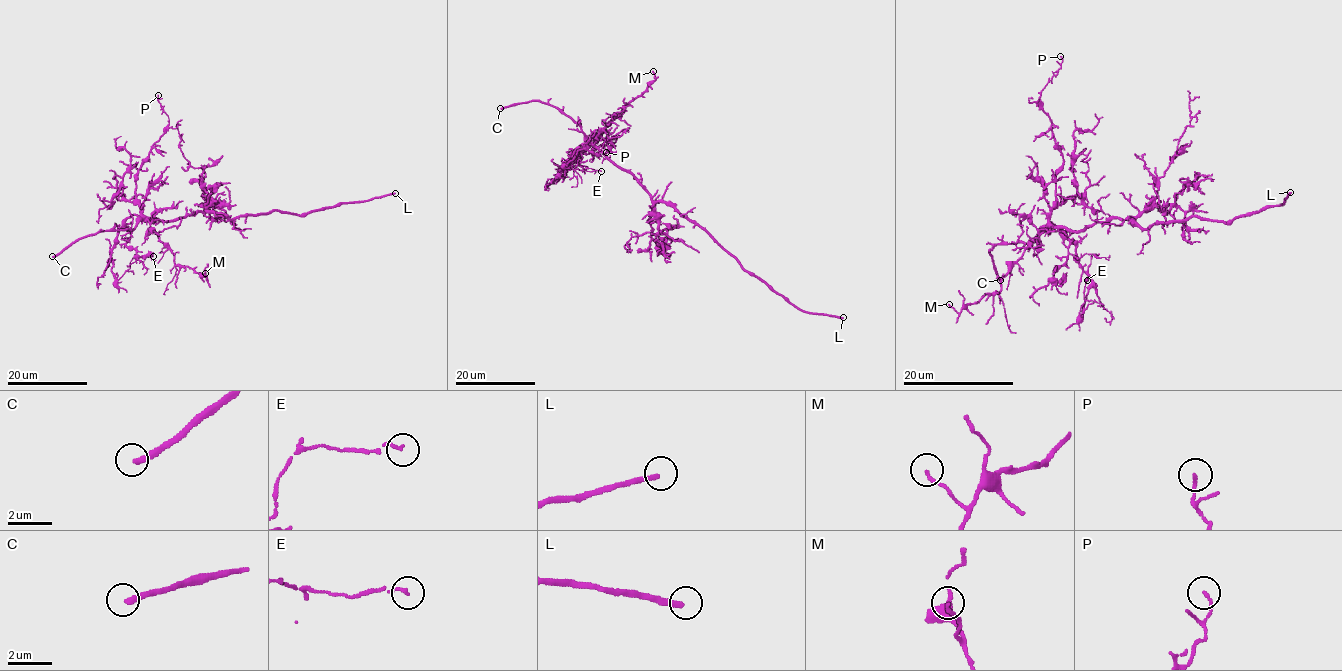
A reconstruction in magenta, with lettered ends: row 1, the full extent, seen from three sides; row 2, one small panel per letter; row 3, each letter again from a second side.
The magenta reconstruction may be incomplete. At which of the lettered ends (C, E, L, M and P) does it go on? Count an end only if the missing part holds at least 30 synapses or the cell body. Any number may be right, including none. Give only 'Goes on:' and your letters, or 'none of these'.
Goes on: C, L

